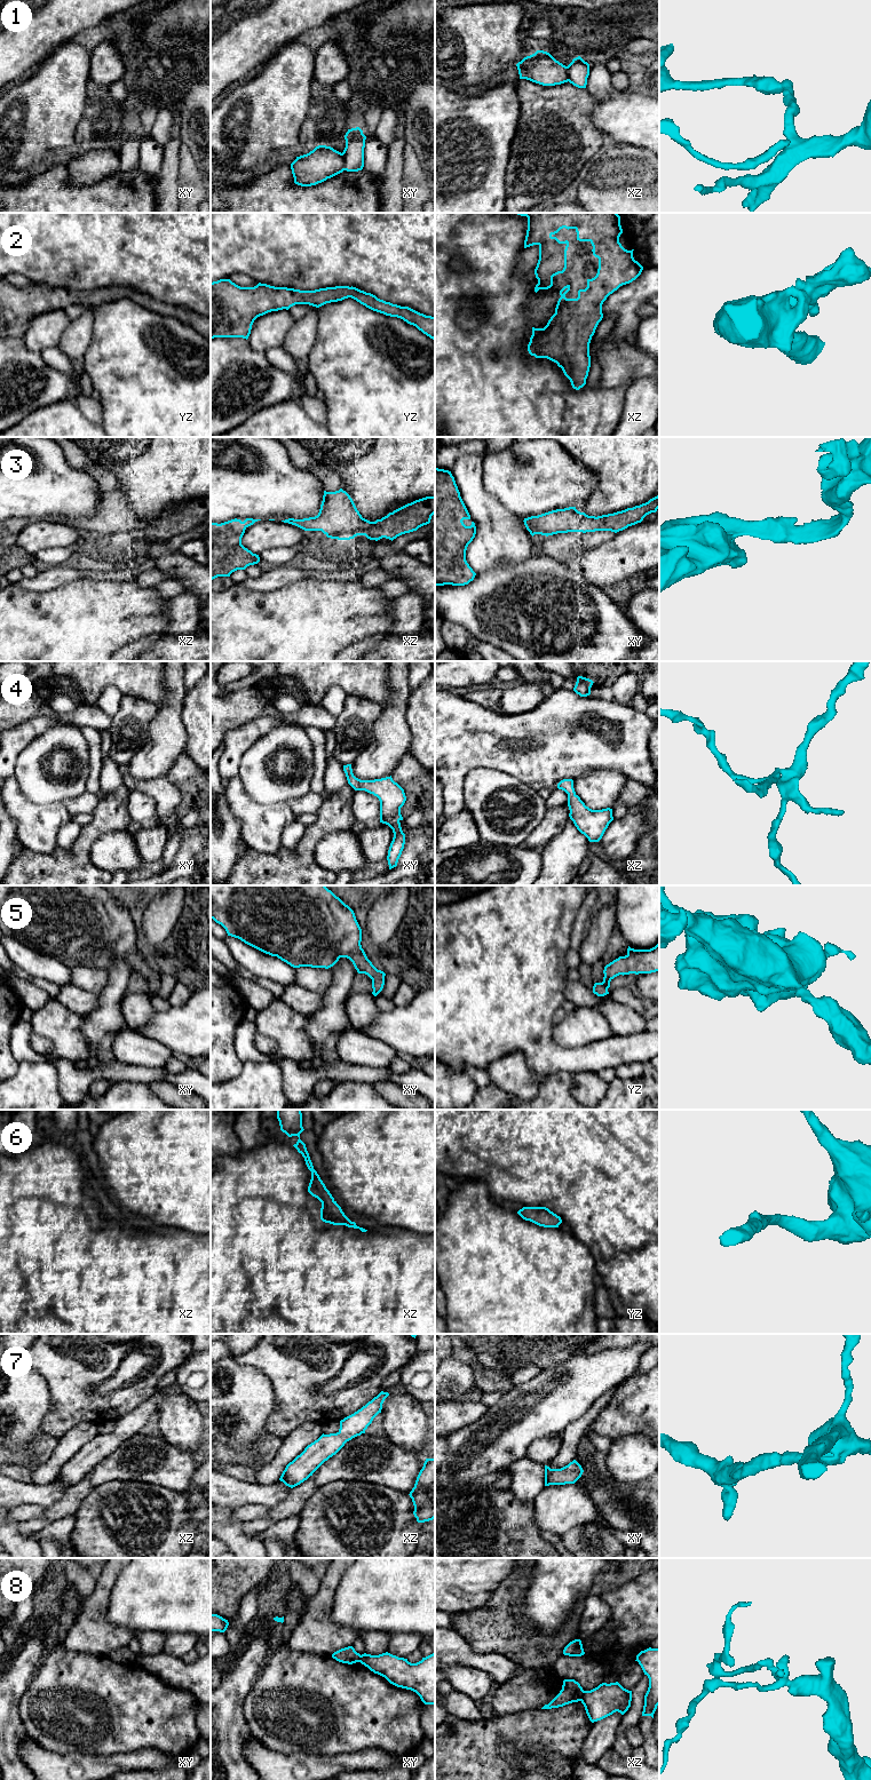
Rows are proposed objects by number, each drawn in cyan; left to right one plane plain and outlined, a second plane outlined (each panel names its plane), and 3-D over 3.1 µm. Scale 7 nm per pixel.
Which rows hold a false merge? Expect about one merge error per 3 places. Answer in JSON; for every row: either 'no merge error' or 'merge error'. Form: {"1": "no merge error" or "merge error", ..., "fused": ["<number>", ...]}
{"1": "merge error", "2": "no merge error", "3": "no merge error", "4": "no merge error", "5": "no merge error", "6": "no merge error", "7": "no merge error", "8": "merge error", "fused": ["1", "8"]}

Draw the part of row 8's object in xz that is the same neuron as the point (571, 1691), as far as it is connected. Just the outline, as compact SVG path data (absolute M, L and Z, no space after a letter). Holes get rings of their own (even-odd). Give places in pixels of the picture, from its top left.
M564 1679L560 1693L541 1709L559 1708L572 1702L581 1701L584 1692L585 1691L580 1686L580 1684L575 1679Z

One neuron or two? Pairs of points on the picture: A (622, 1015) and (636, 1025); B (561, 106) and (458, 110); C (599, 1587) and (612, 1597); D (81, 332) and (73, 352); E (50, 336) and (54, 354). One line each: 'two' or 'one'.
A: one
B: two
C: two
D: one
E: two

